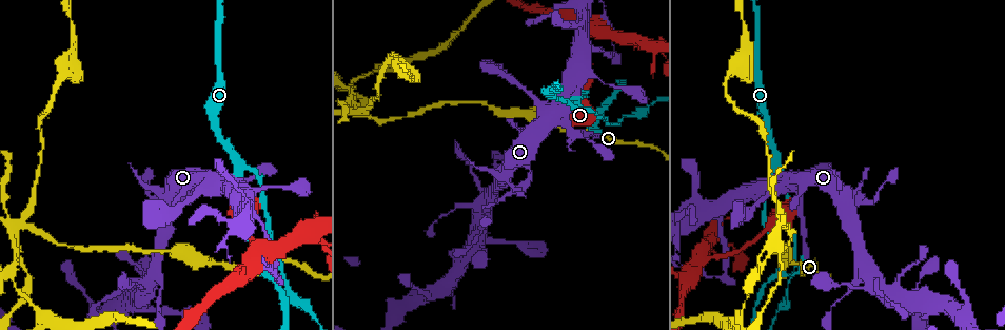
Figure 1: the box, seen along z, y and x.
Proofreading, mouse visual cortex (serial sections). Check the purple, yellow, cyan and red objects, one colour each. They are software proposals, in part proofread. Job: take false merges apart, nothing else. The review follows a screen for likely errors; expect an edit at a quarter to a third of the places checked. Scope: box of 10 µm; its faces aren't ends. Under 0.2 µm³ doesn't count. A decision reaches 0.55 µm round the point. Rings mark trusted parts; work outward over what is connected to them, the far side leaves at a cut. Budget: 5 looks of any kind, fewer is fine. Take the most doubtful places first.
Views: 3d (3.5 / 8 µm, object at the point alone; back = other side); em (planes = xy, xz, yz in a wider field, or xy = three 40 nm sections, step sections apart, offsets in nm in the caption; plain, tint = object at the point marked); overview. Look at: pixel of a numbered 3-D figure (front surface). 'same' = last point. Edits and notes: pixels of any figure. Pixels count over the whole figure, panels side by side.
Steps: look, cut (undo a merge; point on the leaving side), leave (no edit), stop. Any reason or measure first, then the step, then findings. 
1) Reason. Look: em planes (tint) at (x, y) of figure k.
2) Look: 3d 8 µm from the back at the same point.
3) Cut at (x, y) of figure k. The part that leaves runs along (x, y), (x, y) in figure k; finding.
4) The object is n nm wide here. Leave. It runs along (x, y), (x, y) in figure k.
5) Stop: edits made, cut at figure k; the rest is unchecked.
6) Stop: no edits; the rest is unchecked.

Sharp bend. Look: 3d 3.5 µm at (353, 111) of figure 1.

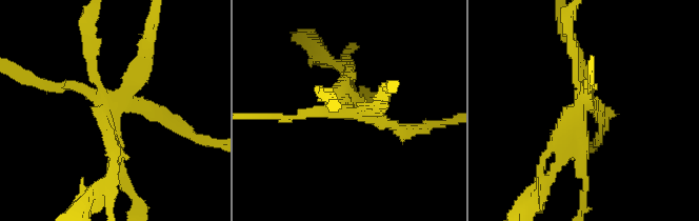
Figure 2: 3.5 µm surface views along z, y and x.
Now the EM. Look: em xy step 3 (tint) at (111, 105) of figure 2.

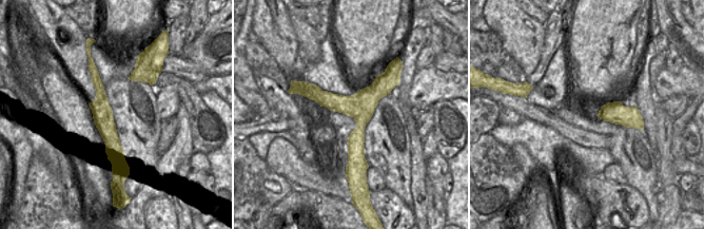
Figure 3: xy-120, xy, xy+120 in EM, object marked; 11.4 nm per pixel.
Cut at (576, 143) of figure 2. The part that leaves runs along (580, 107), (545, 156), (535, 195) in figure 2; a second cell is stuck on.

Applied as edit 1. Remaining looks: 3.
Two arms in line, one across. Look: 3d 3.5 µm at (234, 155) of figure 1.

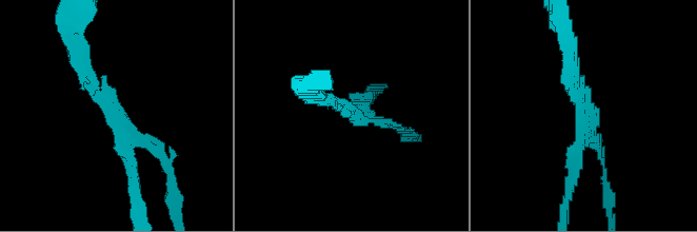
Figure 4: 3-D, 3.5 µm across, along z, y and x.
Look: em planes (tint) at (114, 115) of figure 4.

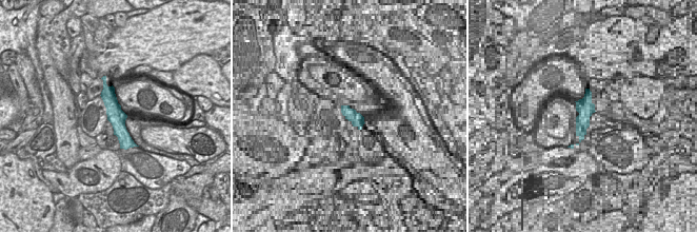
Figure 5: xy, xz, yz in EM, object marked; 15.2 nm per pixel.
Another direction. Look: em xy step 2 (tint) at the same point.

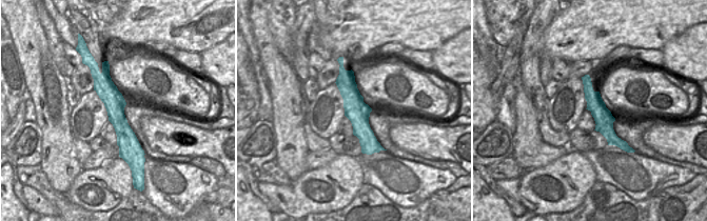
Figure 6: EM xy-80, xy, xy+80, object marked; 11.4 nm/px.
The arms are 150, 200, 200 nm wide. Cut at (164, 159) of figure 4. A second cell is stuck on.

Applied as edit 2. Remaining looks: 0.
Stop: edits made, cut at figure 2, cut at figure 4; the rest is unchecked.

